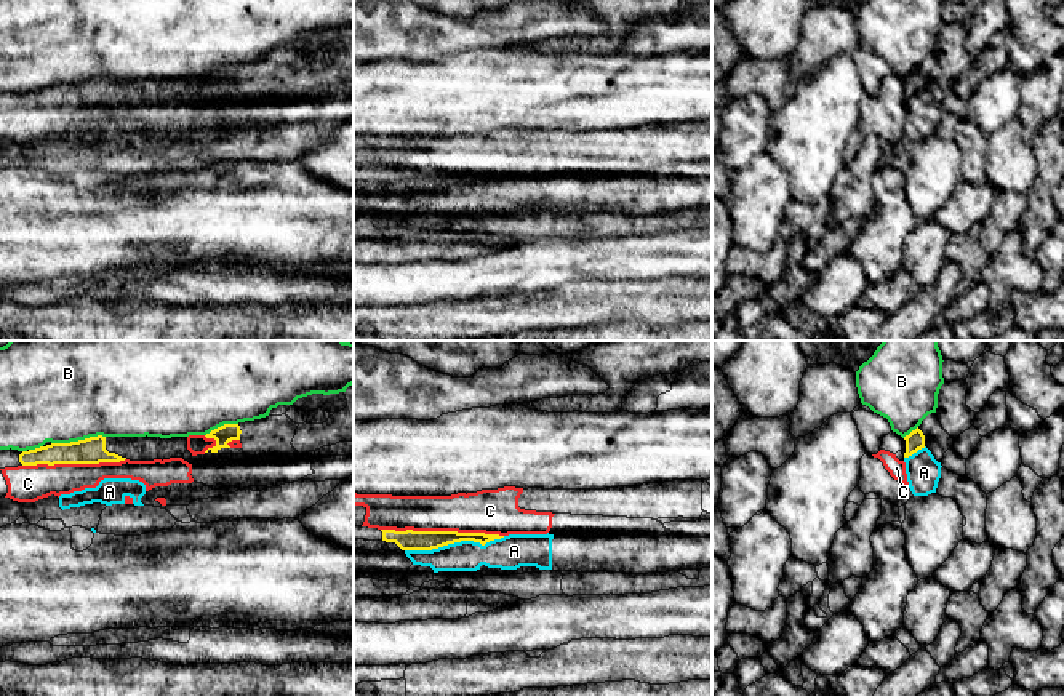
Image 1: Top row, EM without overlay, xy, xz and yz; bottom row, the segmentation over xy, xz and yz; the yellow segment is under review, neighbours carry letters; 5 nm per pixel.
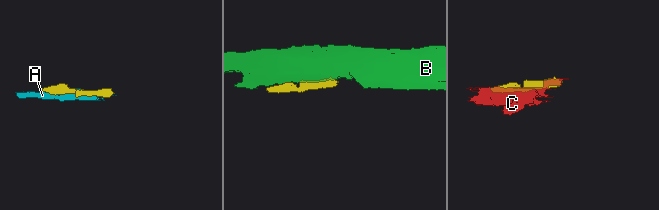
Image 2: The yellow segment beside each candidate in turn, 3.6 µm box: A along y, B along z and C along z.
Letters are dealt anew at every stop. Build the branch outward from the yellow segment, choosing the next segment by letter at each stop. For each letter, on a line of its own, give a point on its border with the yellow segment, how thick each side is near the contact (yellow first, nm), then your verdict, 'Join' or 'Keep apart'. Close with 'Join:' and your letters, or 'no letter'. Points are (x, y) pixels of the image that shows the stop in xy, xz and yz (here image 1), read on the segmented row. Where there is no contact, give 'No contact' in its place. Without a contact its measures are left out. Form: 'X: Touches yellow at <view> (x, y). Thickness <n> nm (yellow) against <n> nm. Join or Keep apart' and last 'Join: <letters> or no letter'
A: Touches yellow at xz (455, 541). Thickness 100 nm (yellow) against 160 nm. Keep apart
B: Touches yellow at xy (79, 440). Thickness 130 nm (yellow) against 500 nm. Keep apart
C: Touches yellow at xz (442, 532). Thickness 100 nm (yellow) against 220 nm. Keep apart
Join: no letter

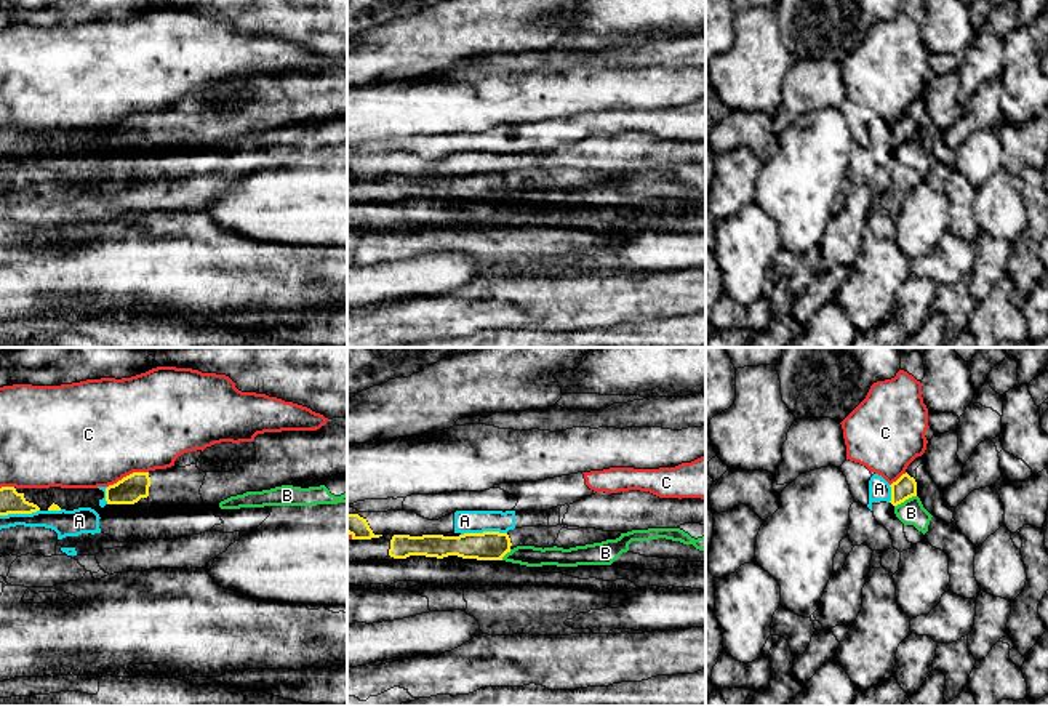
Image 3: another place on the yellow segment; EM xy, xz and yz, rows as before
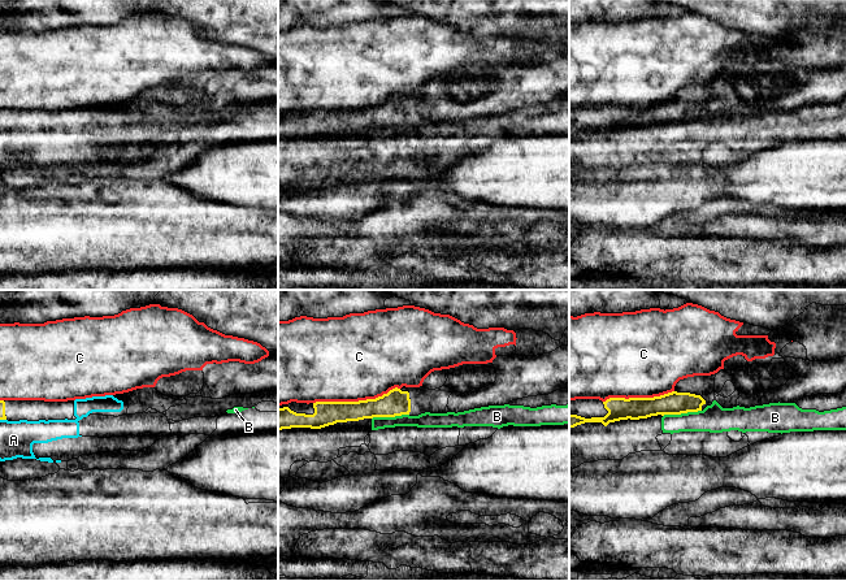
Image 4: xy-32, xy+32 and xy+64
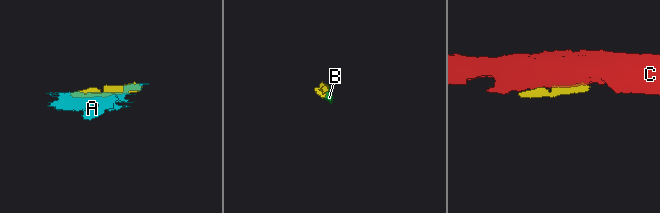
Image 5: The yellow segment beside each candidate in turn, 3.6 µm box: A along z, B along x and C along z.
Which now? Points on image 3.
A: Touches yellow at xz (484, 532). Thickness 140 nm (yellow) against 110 nm. Keep apart
B: Touches yellow at yz (904, 500). Thickness 110 nm (yellow) against 130 nm. Keep apart
C: Touches yellow at xy (127, 476). Thickness 140 nm (yellow) against 500 nm. Keep apart
Join: no letter

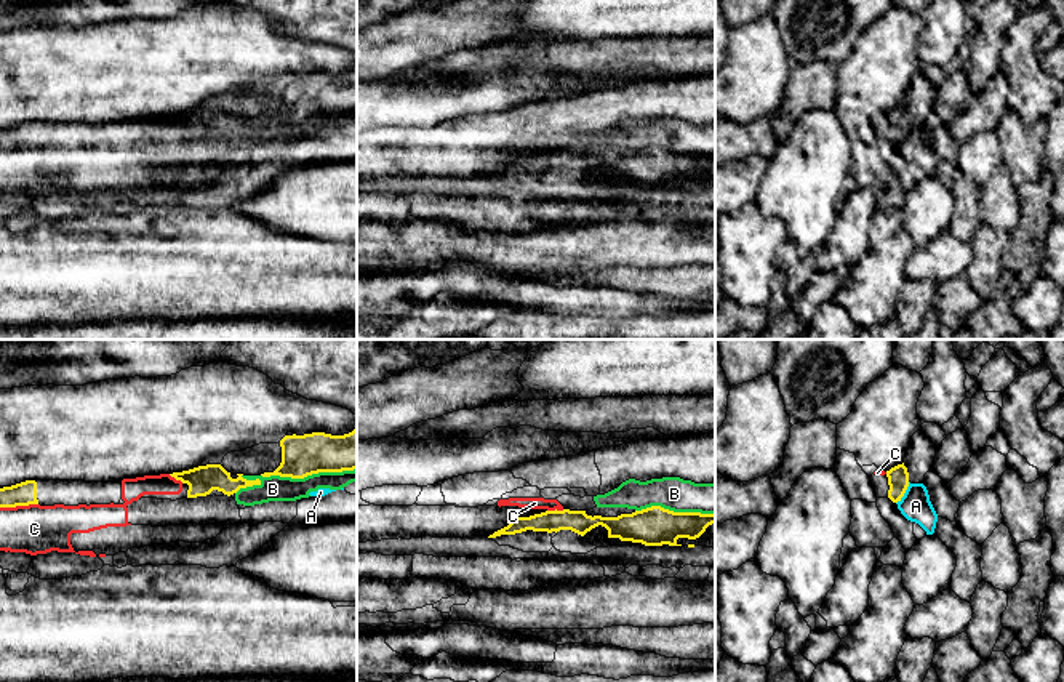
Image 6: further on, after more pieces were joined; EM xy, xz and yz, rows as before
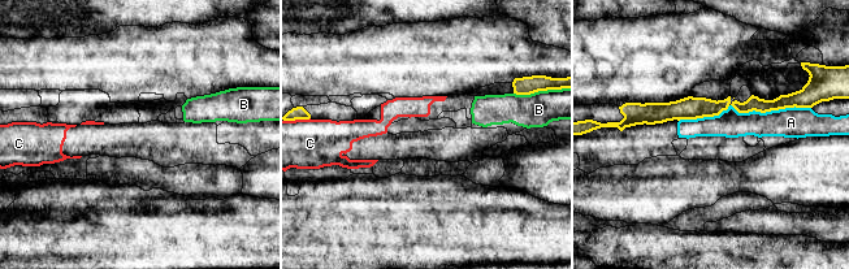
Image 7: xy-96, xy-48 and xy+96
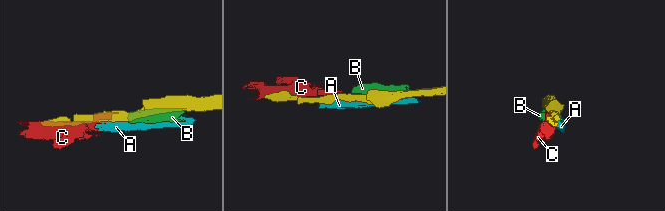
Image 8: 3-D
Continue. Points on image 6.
A: Touches yellow at yz (904, 492). Thickness 110 nm (yellow) against 160 nm. Keep apart
B: Touches yellow at xy (308, 474). Thickness 200 nm (yellow) against 130 nm. Keep apart
C: Touches yellow at xz (556, 509). Thickness 110 nm (yellow) against 60 nm. Keep apart
Join: no letter

